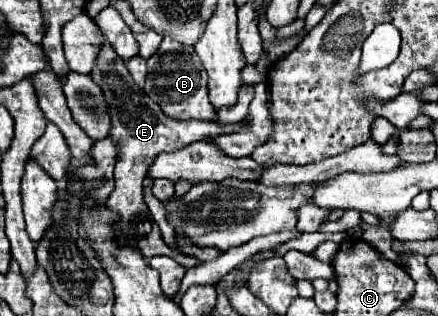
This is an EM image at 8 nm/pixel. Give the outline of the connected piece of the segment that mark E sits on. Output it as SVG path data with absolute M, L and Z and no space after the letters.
M103 45L103 51L99 53L95 71L91 73L95 83L103 89L105 99L111 107L111 131L109 137L117 141L119 145L119 157L115 165L115 191L111 193L107 201L107 209L119 213L121 221L115 225L117 227L117 239L119 243L129 243L133 247L139 247L139 251L145 257L155 257L155 255L175 255L175 249L167 247L165 241L161 239L159 225L151 217L145 201L143 201L143 181L145 175L151 167L151 161L159 153L171 153L179 151L179 147L187 147L195 141L209 141L219 135L235 133L239 123L235 125L219 125L217 121L201 121L201 119L189 119L189 121L175 121L167 119L151 99L147 99L145 91L137 87L137 83L131 79L125 61L111 51L111 47Z

